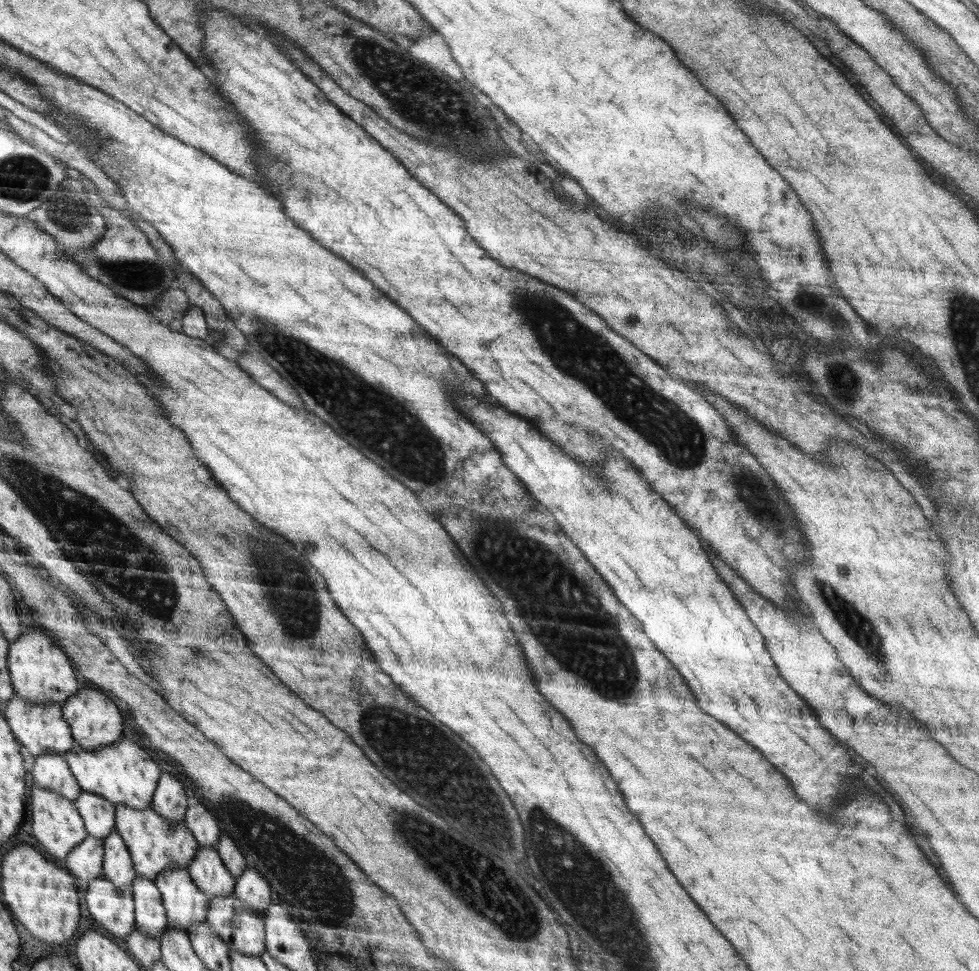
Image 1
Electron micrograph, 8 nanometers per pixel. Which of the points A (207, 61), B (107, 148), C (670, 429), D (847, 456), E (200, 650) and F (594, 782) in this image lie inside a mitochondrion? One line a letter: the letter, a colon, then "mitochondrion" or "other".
A: other
B: other
C: mitochondrion
D: other
E: mitochondrion
F: other

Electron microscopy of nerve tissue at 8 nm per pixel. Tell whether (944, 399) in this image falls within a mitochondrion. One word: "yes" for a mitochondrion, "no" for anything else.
yes

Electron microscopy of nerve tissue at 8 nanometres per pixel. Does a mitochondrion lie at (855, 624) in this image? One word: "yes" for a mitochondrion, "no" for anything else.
yes

